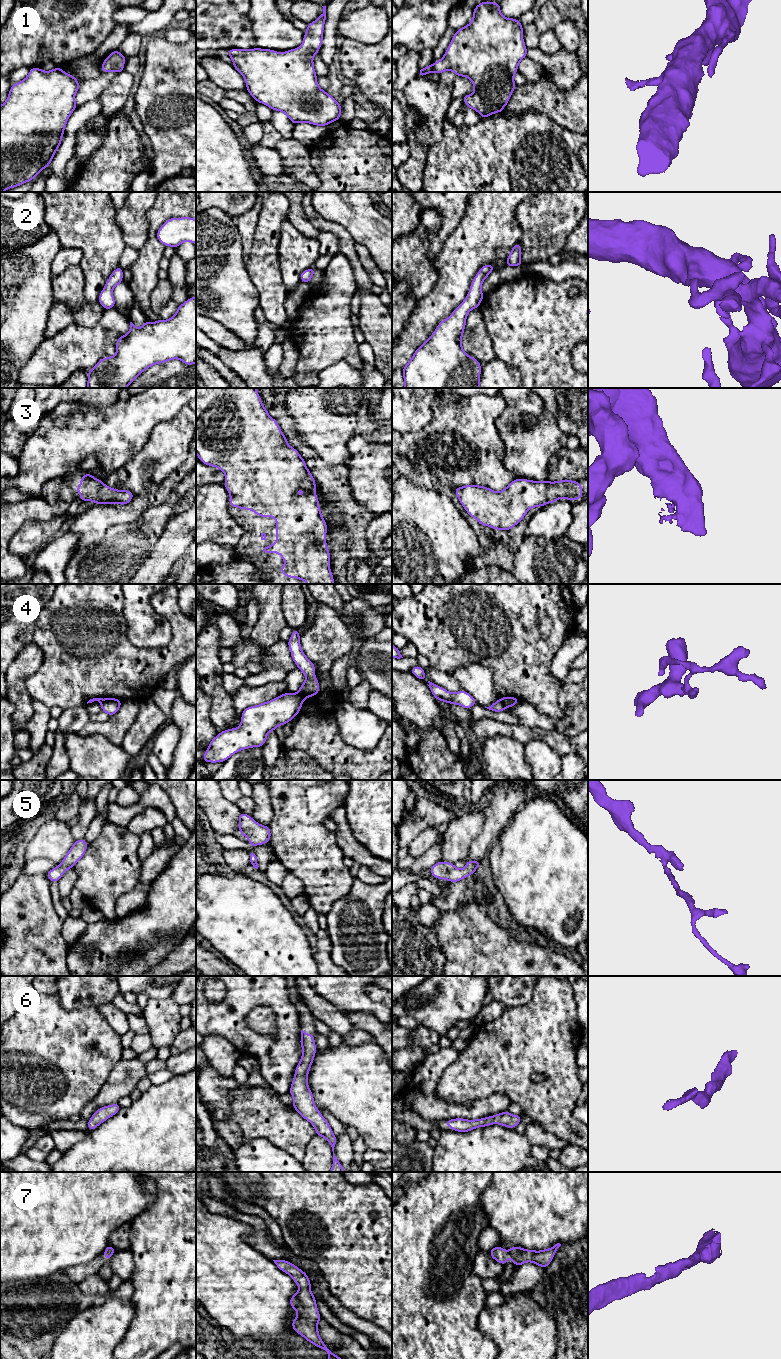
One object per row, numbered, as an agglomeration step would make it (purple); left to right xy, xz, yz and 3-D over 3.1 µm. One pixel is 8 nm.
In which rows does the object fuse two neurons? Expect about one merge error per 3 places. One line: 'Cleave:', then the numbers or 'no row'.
Cleave: 4

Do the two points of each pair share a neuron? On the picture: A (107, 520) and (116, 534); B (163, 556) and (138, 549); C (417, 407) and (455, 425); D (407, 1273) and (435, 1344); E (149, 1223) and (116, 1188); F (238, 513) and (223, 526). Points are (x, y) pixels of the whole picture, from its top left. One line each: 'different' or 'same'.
A: different
B: different
C: different
D: same
E: different
F: different

